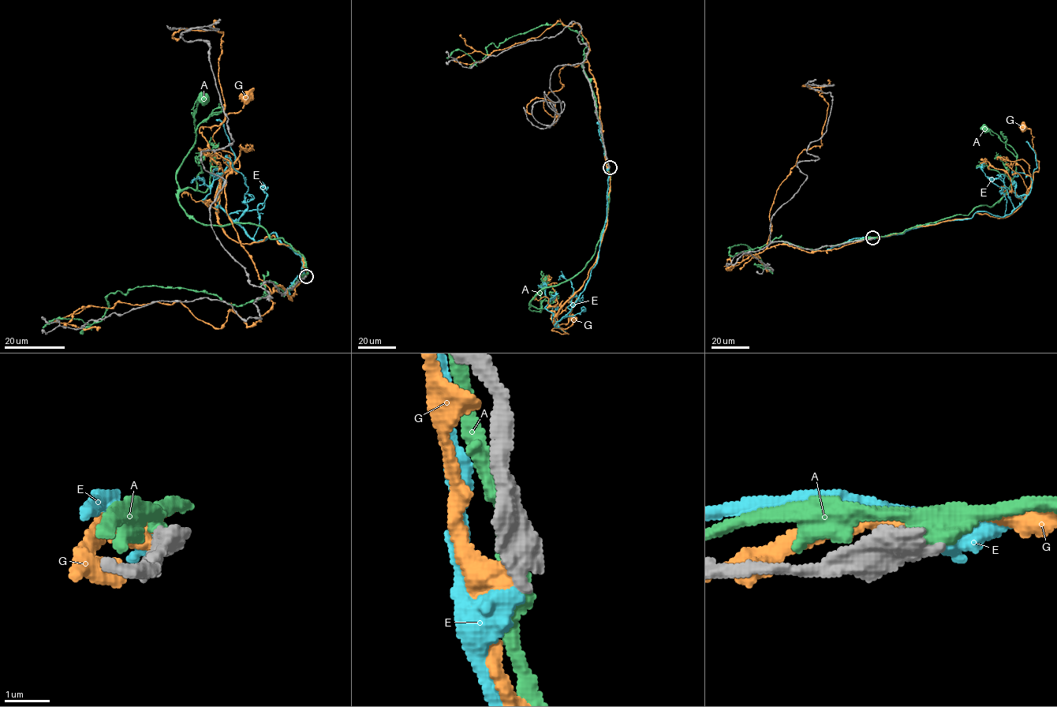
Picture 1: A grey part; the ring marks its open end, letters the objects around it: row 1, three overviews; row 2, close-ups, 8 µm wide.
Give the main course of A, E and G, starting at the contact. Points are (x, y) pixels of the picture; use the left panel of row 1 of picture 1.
A: (304, 276), (304, 259), (284, 240), (253, 223), (199, 223), (178, 201), (176, 177), (203, 99)
E: (304, 277), (302, 258), (275, 233), (257, 241), (217, 201), (221, 173), (235, 154), (215, 119)
G: (304, 277), (303, 256), (273, 235), (240, 244), (218, 222), (222, 175), (239, 160), (213, 136), (247, 95)

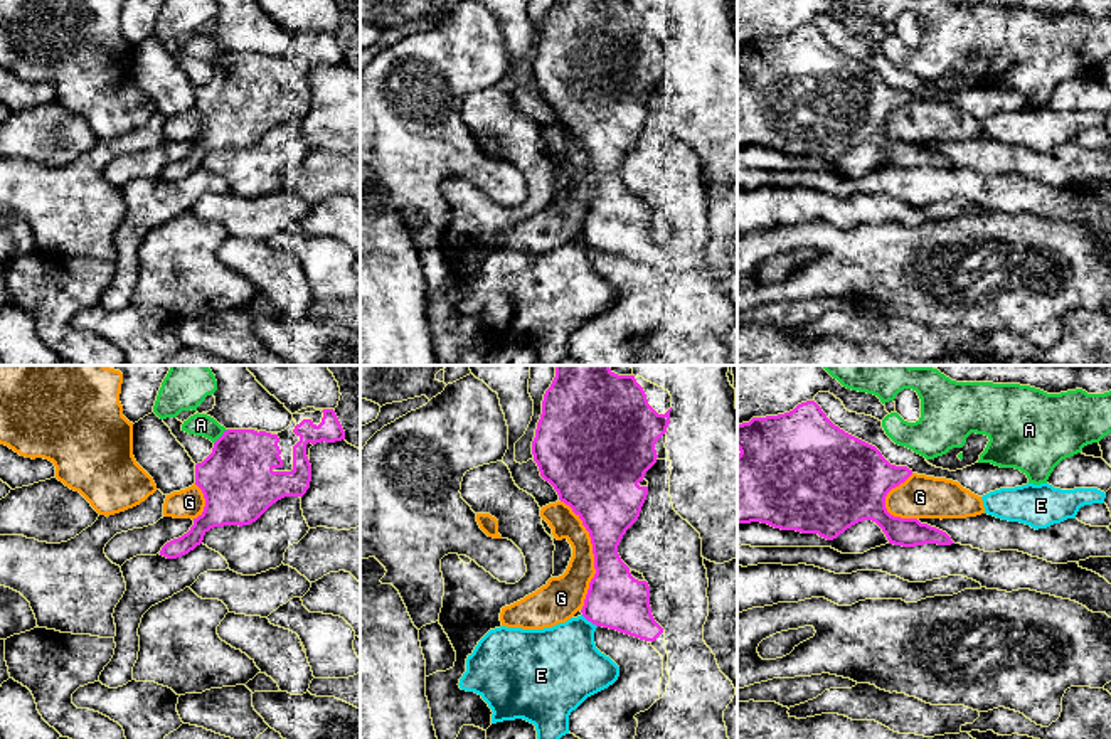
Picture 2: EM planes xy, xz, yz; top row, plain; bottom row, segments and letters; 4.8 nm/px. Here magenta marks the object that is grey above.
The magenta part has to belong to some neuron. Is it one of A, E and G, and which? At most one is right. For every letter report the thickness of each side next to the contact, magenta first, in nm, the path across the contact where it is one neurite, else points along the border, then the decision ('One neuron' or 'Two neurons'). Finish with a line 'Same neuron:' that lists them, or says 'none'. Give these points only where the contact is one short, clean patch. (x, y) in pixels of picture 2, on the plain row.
A: Thickness 360 nm (magenta) against 110 nm. Two neurons
E: Thickness 280 nm (magenta) against 360 nm. Boundary: xz (581, 238), (596, 249). Two neurons
G: Thickness 300 nm (magenta) against 190 nm. Two neurons
Same neuron: none

